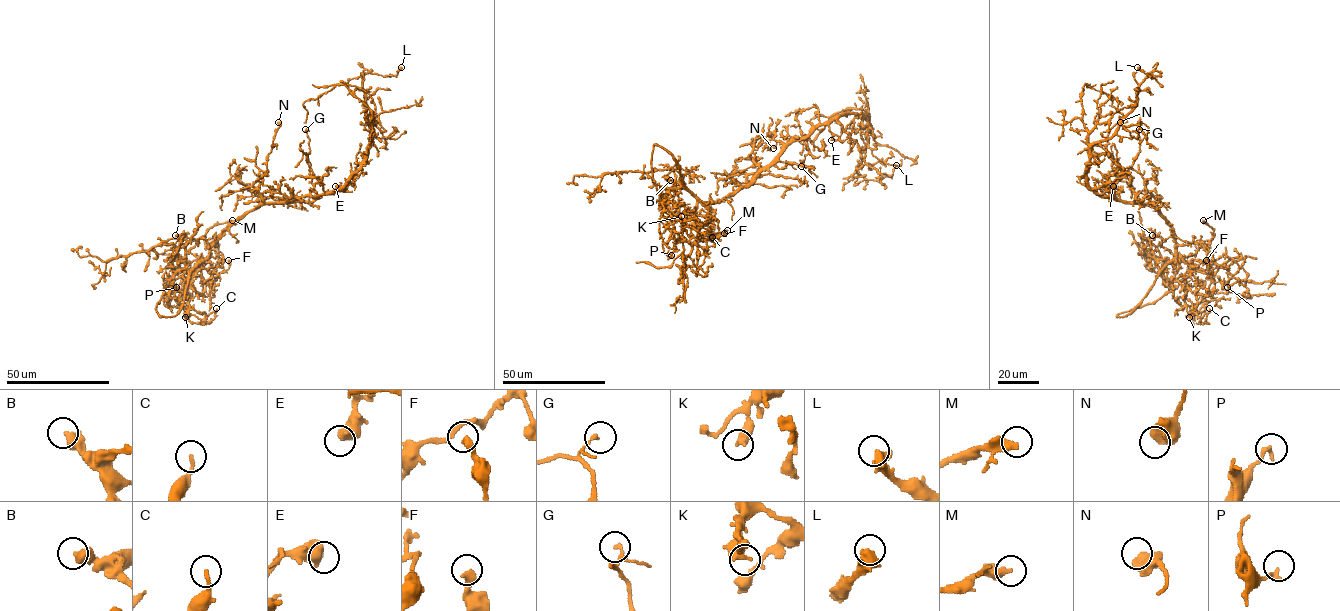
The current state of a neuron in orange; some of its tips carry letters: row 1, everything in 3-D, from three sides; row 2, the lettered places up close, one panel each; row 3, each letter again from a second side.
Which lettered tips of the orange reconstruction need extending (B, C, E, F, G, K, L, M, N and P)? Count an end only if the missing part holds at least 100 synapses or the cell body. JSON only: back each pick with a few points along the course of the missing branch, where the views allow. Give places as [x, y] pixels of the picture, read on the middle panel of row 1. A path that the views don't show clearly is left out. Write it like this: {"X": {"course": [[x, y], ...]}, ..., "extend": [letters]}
{"extend": []}

